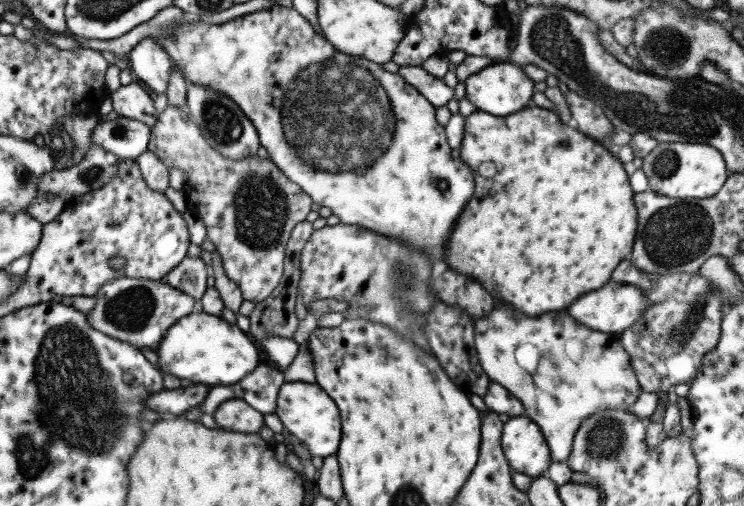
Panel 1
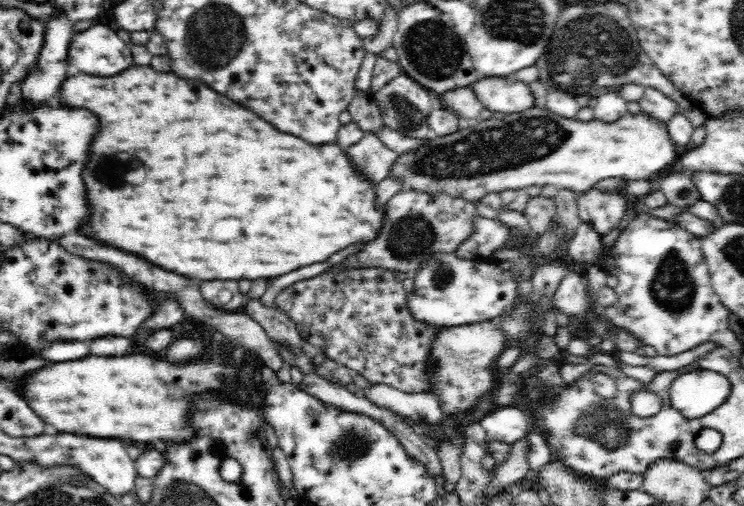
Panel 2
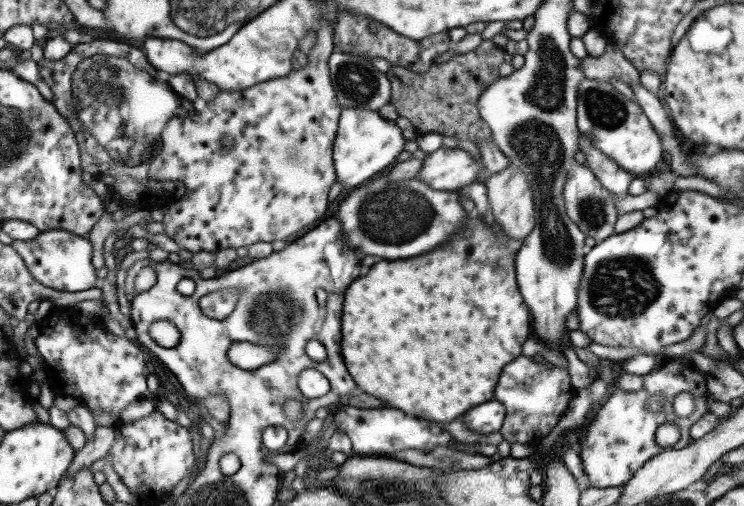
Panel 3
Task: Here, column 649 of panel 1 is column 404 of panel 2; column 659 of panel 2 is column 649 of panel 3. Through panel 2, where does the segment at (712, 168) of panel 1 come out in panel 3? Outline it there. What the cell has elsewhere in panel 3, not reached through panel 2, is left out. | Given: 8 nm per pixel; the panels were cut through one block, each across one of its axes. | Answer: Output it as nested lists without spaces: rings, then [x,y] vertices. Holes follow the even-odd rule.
[[[583,78],[577,88],[577,128],[583,136],[591,138],[595,148],[603,152],[607,158],[611,158],[617,166],[621,166],[625,172],[631,172],[631,176],[647,176],[651,170],[655,170],[657,162],[661,160],[663,144],[661,136],[655,132],[647,116],[643,114],[641,106],[623,96],[619,90],[615,90],[605,80],[589,80]]]

